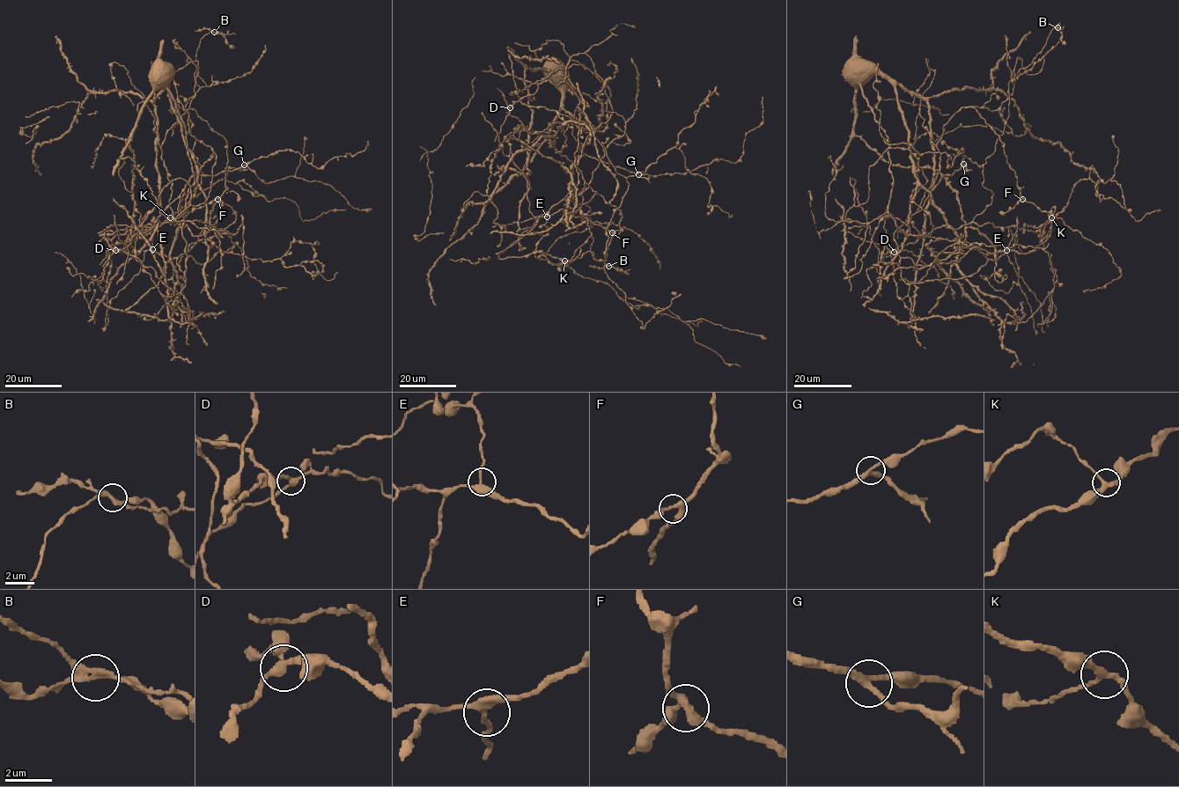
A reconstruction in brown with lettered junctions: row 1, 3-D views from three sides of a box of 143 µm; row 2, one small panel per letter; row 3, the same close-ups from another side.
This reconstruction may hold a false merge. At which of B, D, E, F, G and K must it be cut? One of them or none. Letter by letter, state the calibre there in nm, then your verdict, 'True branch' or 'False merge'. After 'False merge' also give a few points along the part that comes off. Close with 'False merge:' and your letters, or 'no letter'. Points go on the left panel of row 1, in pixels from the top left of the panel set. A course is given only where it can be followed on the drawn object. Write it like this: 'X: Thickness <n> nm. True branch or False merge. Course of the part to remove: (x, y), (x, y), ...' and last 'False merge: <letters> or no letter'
B: Thickness 280 nm. False merge. Course of the part to remove: (214, 32), (235, 34)
D: Thickness 280 nm. True branch
E: Thickness 280 nm. True branch
F: Thickness 280 nm. True branch
G: Thickness 260 nm. True branch
K: Thickness 240 nm. True branch
False merge: B

